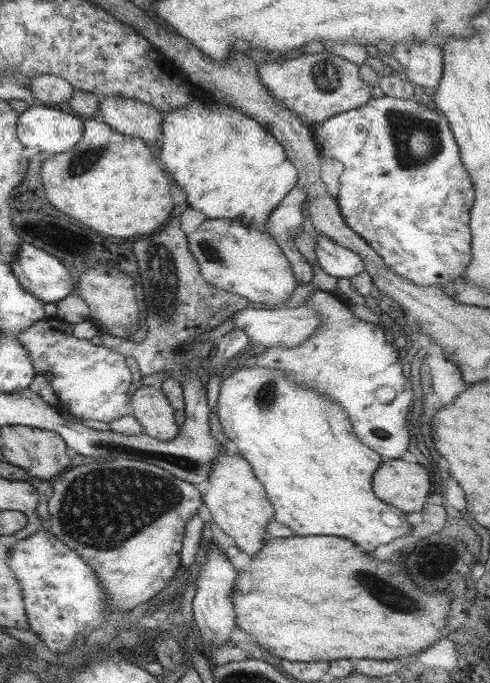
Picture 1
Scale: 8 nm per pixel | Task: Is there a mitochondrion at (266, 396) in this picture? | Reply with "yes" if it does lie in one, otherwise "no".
yes

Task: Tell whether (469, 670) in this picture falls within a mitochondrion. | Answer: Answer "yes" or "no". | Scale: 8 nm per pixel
no

